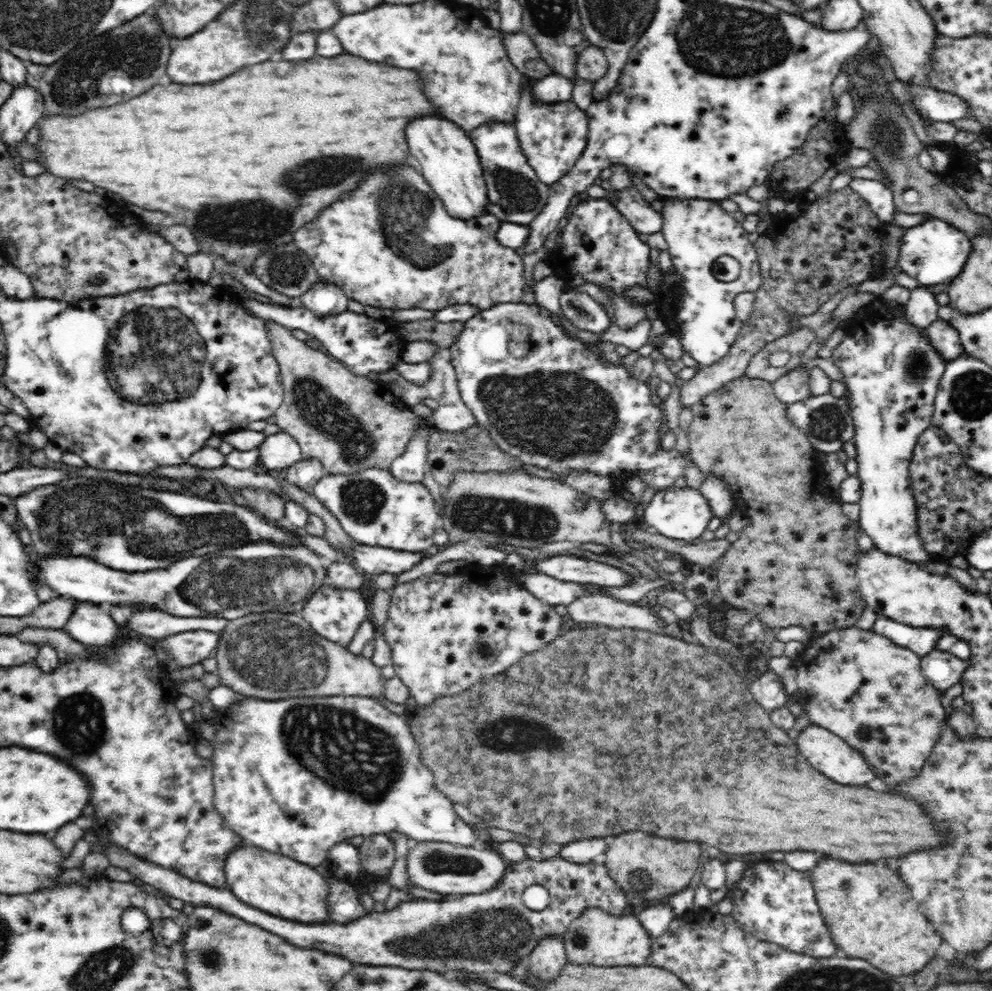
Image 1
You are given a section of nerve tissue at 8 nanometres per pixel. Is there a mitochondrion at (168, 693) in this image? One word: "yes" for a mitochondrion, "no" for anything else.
no

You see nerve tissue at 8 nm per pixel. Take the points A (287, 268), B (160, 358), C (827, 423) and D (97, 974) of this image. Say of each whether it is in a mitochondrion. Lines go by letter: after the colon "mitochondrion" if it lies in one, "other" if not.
A: mitochondrion
B: mitochondrion
C: mitochondrion
D: mitochondrion

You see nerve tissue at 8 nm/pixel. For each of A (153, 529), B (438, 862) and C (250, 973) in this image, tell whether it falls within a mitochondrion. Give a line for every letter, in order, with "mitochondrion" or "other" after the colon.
A: mitochondrion
B: mitochondrion
C: other

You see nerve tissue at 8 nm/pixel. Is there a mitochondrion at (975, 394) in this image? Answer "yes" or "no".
yes

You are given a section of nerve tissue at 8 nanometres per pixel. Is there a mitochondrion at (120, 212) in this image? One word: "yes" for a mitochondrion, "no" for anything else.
no

